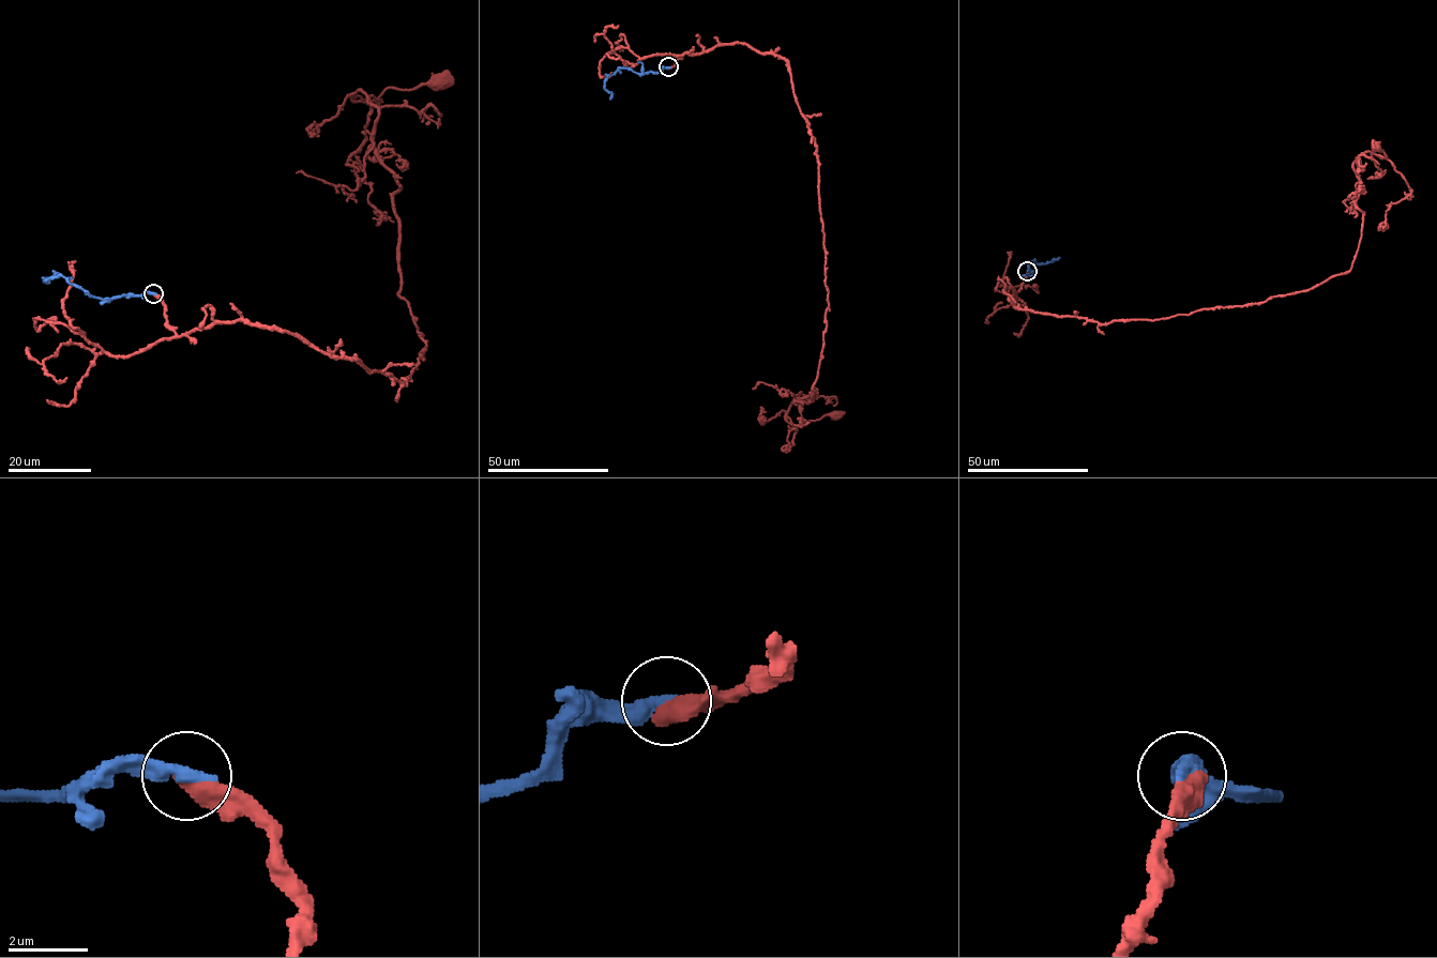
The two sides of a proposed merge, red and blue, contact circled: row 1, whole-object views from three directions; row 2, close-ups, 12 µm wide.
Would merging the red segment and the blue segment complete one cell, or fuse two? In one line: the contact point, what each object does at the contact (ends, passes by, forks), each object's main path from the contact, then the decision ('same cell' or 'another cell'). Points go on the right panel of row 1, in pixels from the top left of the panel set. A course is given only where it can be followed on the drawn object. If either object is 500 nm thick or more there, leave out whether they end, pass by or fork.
place (1027, 271); course red (1028, 271), (1003, 289), (1016, 307), (1103, 324), (1307, 291), (1351, 269), (1352, 163), (1386, 157), (1376, 146); course blue (1028, 271), (1034, 274), (1028, 263), (1033, 260), (1047, 263), (1060, 257); another cell

